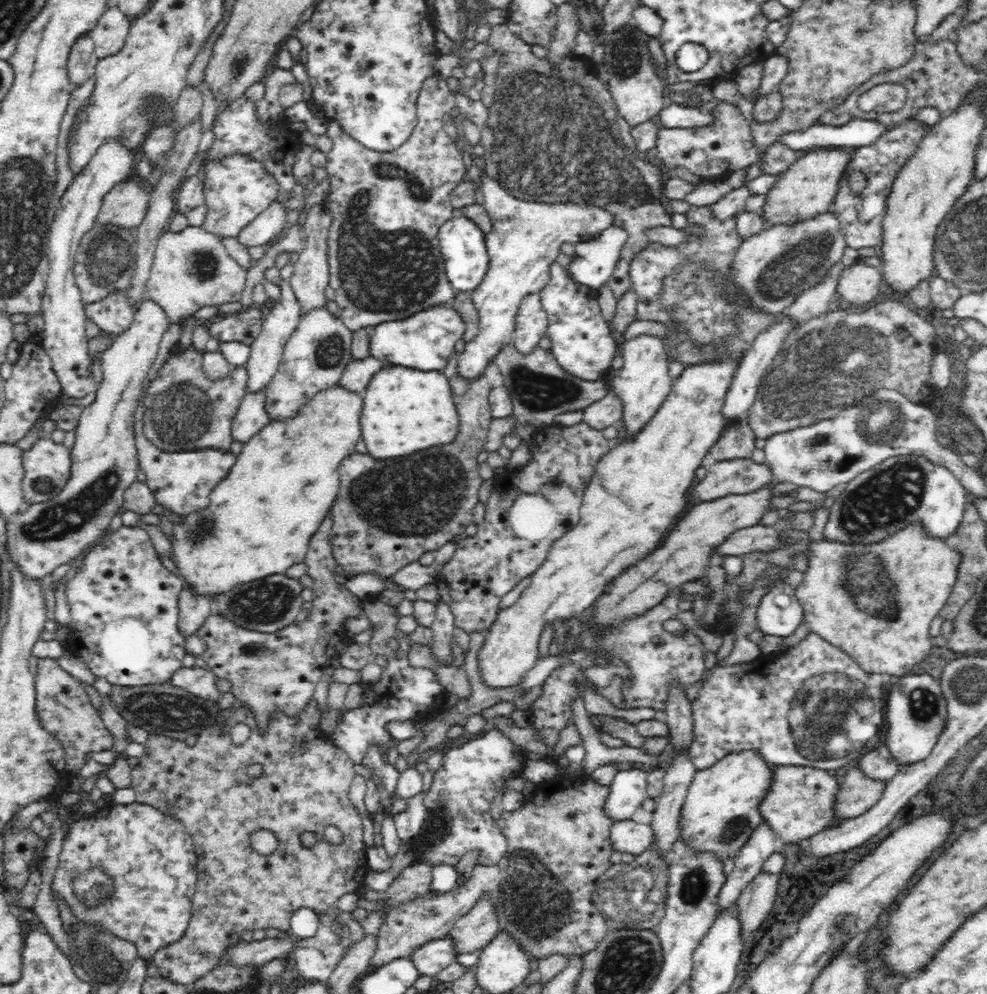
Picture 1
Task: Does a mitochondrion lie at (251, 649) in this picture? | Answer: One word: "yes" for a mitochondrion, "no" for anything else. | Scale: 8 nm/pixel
yes

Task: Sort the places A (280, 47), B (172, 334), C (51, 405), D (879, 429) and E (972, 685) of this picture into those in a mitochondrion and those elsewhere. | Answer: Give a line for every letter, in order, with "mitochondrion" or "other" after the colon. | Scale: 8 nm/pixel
A: other
B: other
C: other
D: mitochondrion
E: mitochondrion

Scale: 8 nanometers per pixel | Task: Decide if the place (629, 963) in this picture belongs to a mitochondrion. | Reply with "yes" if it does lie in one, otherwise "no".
yes

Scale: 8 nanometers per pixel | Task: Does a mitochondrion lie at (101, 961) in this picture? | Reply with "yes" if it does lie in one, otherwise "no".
yes

